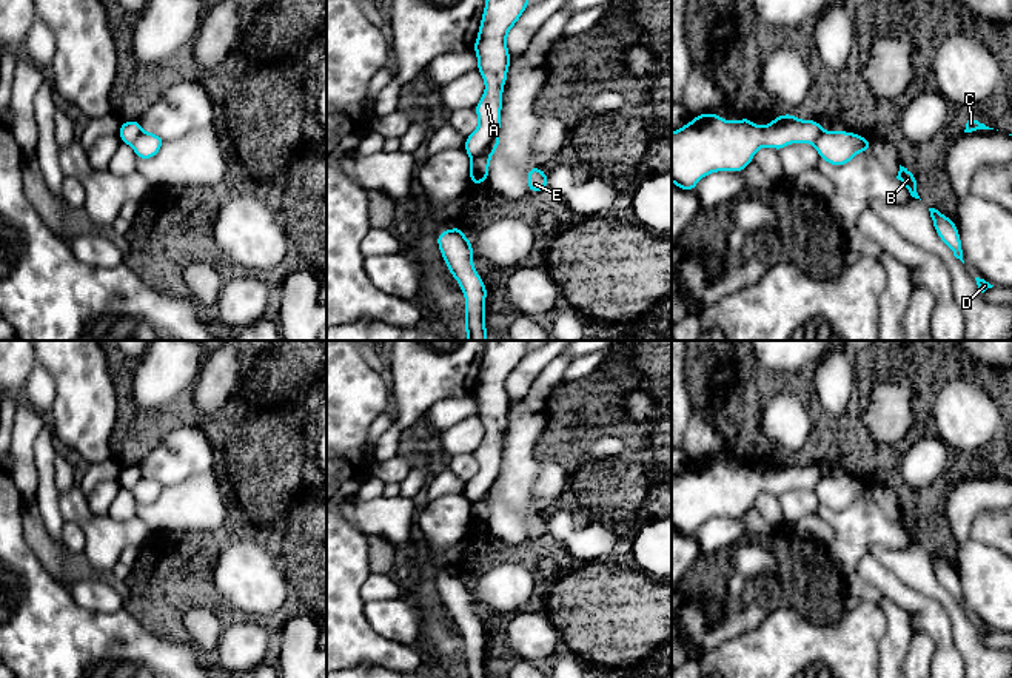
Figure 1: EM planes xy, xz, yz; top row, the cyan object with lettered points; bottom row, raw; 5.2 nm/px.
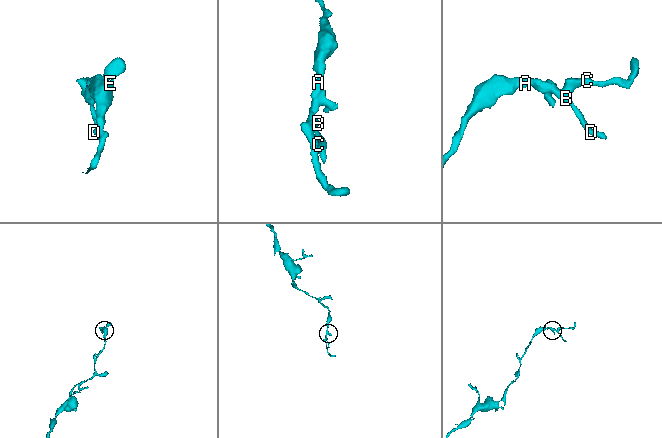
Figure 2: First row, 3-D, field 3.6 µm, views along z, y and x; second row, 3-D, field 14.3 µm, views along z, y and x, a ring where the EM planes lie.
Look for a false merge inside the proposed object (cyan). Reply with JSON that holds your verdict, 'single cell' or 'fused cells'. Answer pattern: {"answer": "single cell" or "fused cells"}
{"answer": "fused cells"}

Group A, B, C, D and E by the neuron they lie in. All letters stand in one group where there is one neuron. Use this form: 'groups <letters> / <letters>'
groups A / B C D E

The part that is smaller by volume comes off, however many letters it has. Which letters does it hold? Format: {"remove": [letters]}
{"remove": ["B", "C", "D", "E"]}

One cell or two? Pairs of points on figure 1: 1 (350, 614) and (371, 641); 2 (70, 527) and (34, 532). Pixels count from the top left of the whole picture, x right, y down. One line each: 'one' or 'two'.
1: one
2: two

